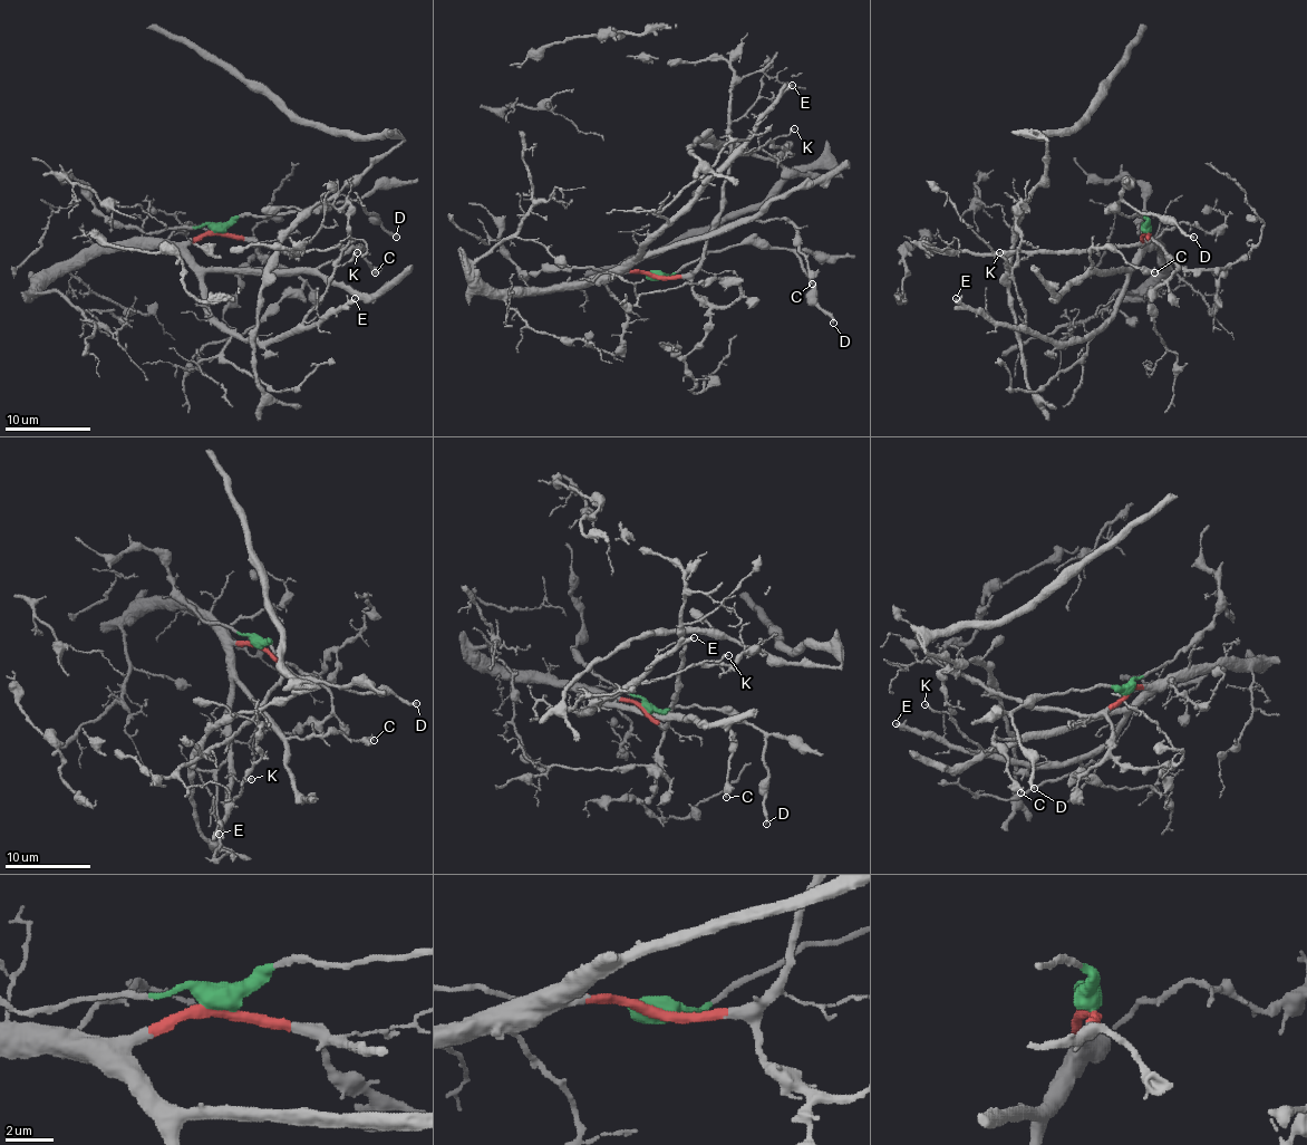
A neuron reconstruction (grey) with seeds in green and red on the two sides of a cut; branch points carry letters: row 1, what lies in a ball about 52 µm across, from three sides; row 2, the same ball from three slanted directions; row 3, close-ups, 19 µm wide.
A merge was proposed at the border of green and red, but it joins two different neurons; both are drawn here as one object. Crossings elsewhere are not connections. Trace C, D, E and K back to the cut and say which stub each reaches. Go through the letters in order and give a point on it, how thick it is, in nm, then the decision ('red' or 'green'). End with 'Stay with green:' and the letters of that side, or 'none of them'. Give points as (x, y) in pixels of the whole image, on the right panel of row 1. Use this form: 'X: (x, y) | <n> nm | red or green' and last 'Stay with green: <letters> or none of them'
C: (1154, 272) | 300 nm | red
D: (1193, 237) | 240 nm | green
E: (956, 298) | 240 nm | red
K: (999, 252) | 160 nm | red
Stay with green: D

